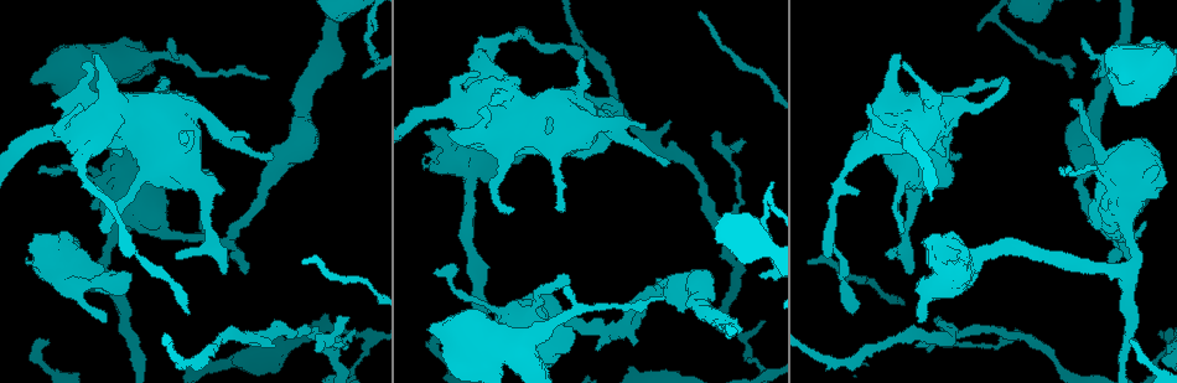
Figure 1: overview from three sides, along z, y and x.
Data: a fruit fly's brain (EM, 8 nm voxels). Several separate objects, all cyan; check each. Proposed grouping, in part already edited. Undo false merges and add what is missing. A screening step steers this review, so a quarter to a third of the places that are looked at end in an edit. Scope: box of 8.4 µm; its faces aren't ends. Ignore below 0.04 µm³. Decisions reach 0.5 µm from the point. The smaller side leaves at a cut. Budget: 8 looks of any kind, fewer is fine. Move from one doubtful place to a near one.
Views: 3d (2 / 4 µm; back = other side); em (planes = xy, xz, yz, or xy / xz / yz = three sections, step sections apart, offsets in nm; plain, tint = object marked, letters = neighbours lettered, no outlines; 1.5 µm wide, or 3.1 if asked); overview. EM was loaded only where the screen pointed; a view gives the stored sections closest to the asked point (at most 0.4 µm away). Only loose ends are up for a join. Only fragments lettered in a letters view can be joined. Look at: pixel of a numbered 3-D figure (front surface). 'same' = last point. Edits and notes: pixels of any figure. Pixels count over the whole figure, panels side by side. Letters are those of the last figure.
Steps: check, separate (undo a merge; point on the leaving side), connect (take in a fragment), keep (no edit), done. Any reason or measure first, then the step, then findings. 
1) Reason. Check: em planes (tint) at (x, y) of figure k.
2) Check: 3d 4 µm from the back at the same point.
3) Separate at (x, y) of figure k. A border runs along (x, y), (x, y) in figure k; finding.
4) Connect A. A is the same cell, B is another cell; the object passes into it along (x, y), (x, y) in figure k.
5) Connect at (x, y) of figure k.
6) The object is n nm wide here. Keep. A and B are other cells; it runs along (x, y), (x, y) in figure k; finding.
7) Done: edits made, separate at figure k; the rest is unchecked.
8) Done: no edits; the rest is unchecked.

Branch stops here. Check: em planes (letters) at (432, 328) of figure 1.

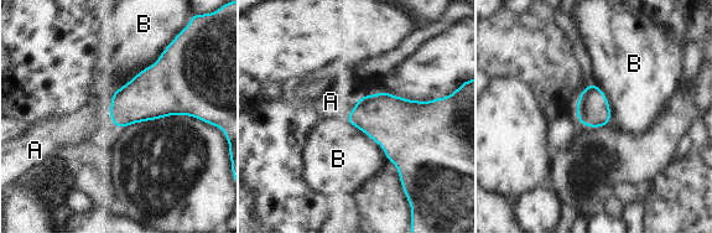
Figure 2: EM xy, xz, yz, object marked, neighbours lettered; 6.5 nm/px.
The object is 220 nm wide here. Connect A. A is the same cell, B is another cell; the object passes into it along (145, 97), (110, 112), (87, 125) in figure 2; the neuron continues.

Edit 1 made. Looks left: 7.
Thin end. Check: em xz step 4 (tint) at (1074, 104) of figure 1.

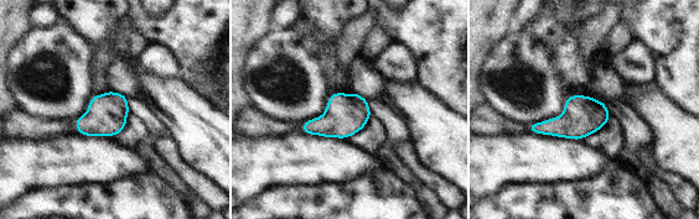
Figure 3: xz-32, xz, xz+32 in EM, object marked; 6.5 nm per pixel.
Check: em planes (letters) at the same point.

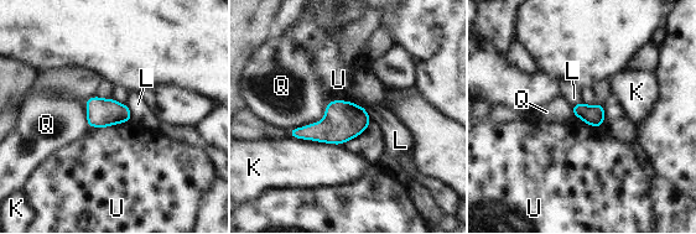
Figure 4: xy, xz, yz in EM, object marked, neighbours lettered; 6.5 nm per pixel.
The longest contact is with K, 360 nm. Keep. K, L, Q and U are other cells; a border runs along (130, 120), (102, 128), (88, 126) in figure 4; none of them fits.

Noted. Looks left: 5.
Check: 3d 2 µm at (1094, 76) of figure 1.

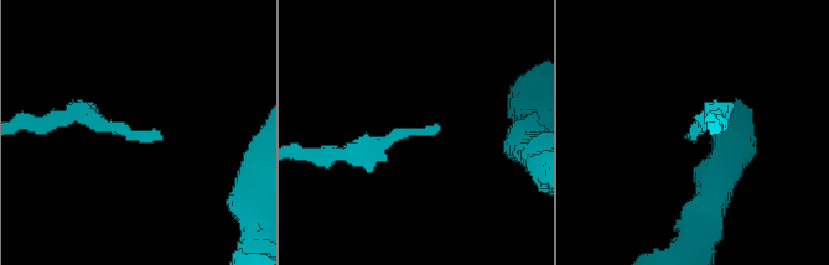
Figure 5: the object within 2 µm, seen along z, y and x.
Check: em planes (letters) at (435, 123) of figure 5.

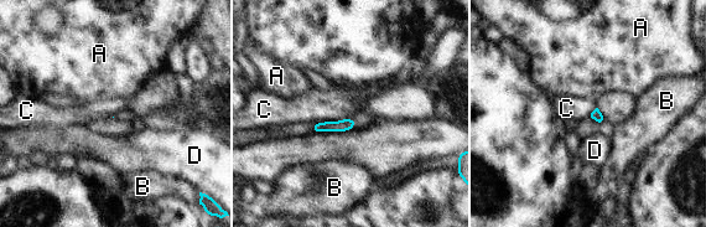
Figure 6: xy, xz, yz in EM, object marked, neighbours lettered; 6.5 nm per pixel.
Keep. A, B, C and D are other cells; a border runs along (312, 123), (347, 118), (358, 123) in figure 6; none of them fits.

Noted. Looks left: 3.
Done: edits made, connect at figure 2; the rest is unchecked.

